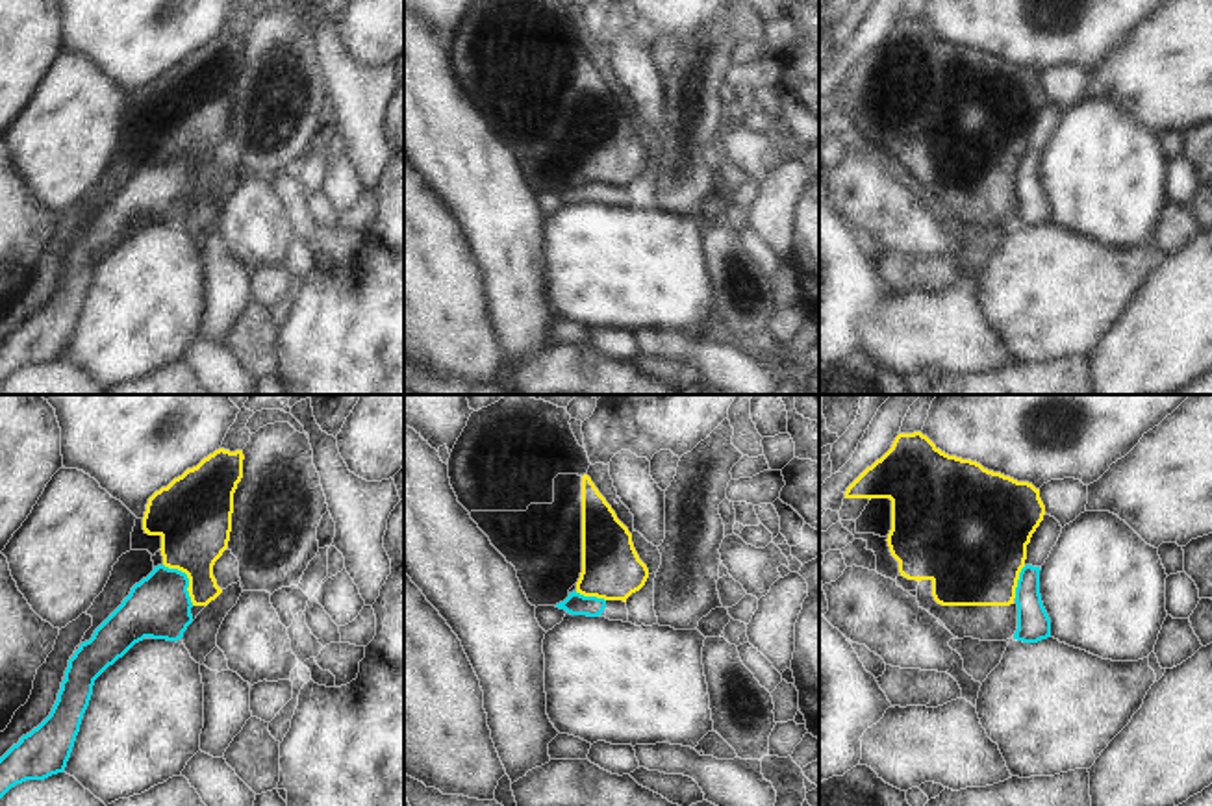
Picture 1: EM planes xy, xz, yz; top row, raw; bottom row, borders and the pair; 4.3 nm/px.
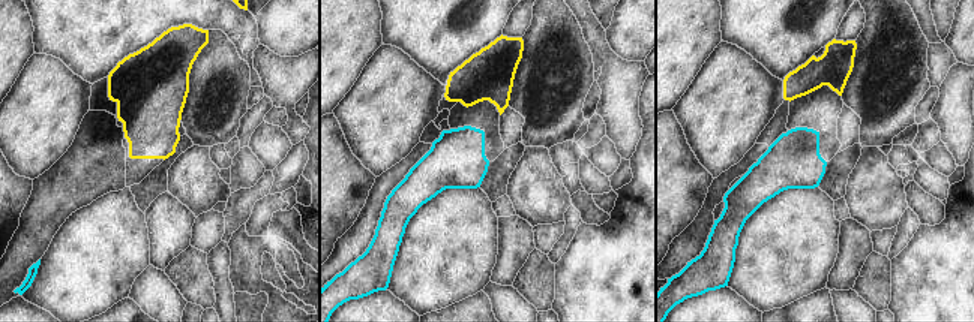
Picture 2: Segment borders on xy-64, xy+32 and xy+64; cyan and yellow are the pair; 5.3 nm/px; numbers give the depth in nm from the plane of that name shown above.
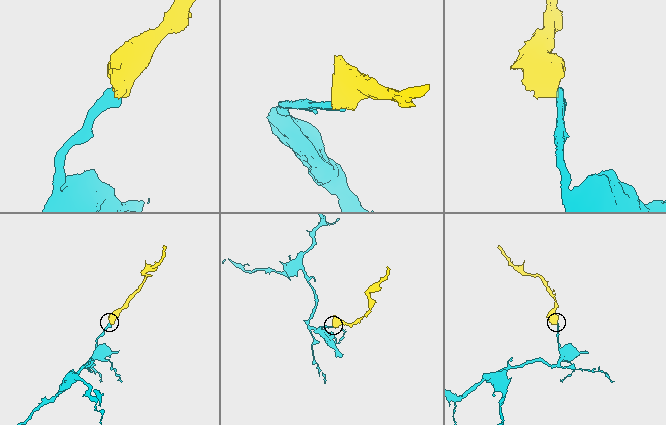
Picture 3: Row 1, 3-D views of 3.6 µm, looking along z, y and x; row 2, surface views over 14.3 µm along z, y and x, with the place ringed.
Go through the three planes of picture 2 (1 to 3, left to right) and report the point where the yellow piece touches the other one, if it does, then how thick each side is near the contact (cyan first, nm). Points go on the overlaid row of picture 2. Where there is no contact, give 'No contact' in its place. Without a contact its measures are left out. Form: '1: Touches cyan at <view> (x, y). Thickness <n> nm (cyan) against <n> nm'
1: No contact
2: No contact
3: No contact

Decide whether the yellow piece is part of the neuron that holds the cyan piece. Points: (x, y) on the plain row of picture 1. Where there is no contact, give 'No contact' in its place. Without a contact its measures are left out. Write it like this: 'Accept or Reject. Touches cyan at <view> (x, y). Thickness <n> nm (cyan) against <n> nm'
Reject. Touches cyan at xy (188, 163). Thickness 280 nm (cyan) against 320 nm

